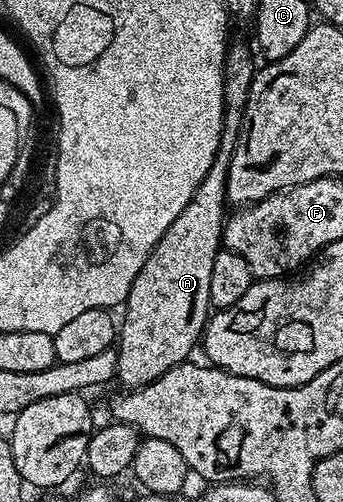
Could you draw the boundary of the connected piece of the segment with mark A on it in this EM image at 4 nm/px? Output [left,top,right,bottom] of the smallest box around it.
[116,42,256,389]

